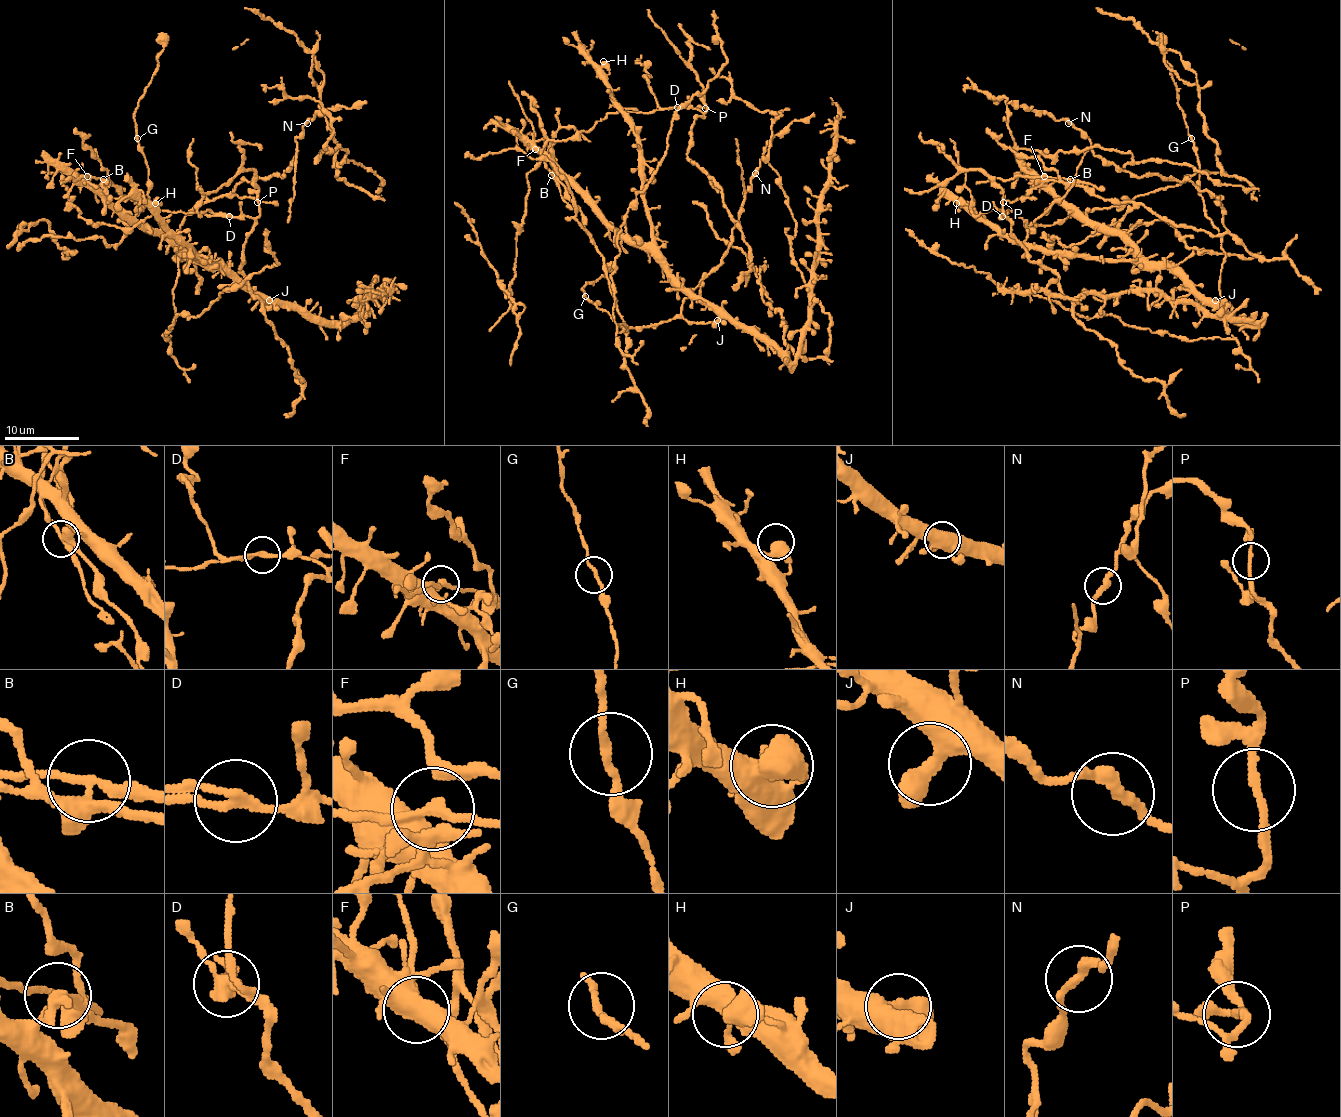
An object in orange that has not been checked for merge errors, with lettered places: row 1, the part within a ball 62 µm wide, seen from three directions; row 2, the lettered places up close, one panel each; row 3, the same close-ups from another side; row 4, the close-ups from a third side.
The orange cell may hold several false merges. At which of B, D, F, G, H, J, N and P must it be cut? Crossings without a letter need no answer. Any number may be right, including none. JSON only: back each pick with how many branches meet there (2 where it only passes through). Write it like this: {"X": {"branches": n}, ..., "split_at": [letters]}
{"B": {"branches": 3}, "D": {"branches": 2}, "F": {"branches": 2}, "split_at": ["B", "D", "F"]}

